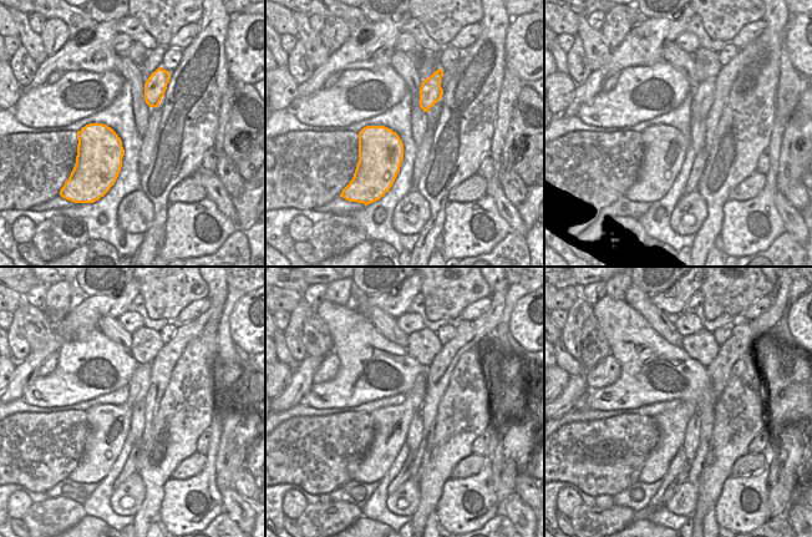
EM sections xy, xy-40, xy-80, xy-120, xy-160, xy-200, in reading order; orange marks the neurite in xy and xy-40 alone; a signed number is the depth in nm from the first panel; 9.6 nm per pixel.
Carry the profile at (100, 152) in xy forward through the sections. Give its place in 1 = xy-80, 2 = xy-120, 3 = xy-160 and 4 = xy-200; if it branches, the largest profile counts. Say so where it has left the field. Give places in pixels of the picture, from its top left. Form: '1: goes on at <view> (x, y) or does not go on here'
1: goes on at xy-80 (664, 147)
2: goes on at xy-120 (108, 425)
3: goes on at xy-160 (391, 424)
4: goes on at xy-200 (671, 424)

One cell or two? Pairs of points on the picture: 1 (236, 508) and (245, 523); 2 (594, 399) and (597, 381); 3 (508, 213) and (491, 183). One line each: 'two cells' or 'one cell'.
1: one cell
2: two cells
3: one cell

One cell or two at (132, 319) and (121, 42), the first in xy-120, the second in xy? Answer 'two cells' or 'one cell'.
one cell

